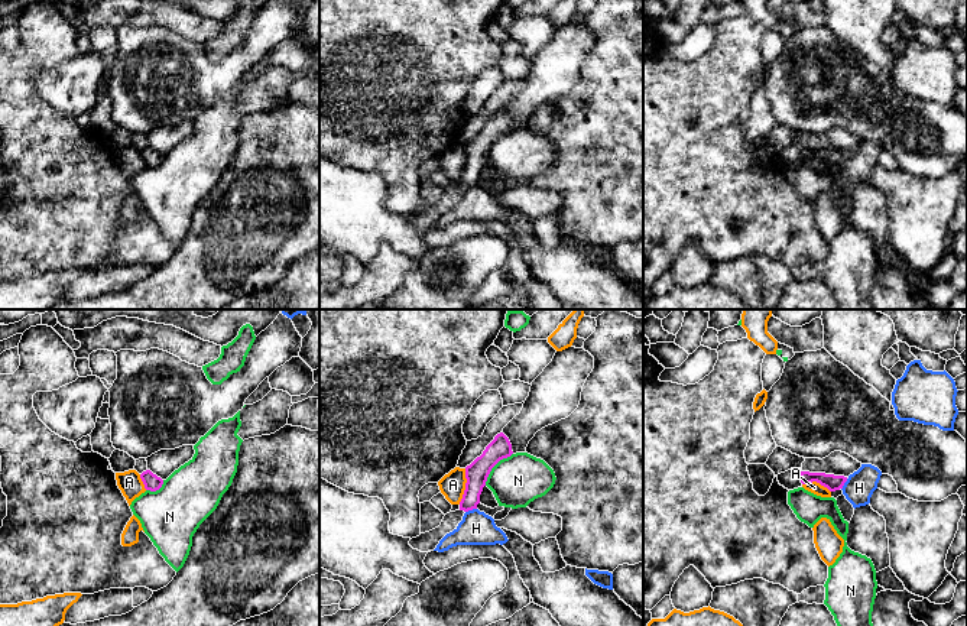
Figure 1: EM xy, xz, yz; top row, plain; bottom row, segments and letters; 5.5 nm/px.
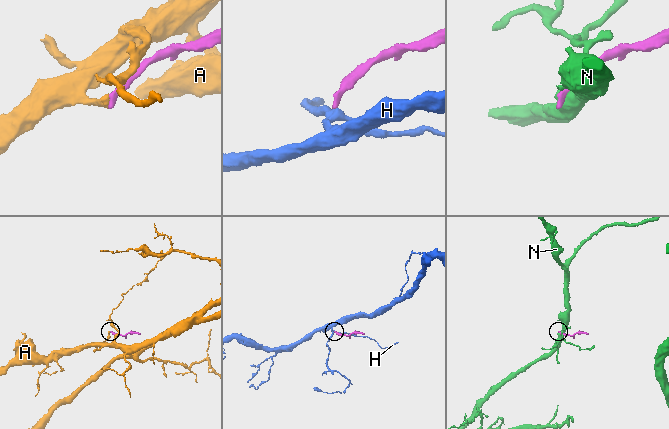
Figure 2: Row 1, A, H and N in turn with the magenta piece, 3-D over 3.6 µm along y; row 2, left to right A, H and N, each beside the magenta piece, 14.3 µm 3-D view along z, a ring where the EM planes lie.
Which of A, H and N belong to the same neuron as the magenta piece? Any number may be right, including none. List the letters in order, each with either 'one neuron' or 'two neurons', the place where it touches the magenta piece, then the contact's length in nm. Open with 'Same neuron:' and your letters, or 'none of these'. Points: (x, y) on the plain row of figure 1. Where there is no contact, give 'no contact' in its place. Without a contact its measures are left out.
Same neuron: none of these
A: two neurons; contact xz (466, 162); length 200 nm
H: two neurons; contact xz (470, 185); length 70 nm
N: two neurons; contact xz (493, 142); length 240 nm

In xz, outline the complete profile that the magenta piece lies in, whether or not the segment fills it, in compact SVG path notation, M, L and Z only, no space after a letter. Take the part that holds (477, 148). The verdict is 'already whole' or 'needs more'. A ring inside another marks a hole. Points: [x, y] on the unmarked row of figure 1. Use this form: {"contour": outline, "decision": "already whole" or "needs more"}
{"contour": "M500 108L486 123L483 130L465 143L465 166L460 178L460 186L468 188L477 185L480 171L486 162L491 145L503 134L513 130L509 114Z", "decision": "already whole"}

